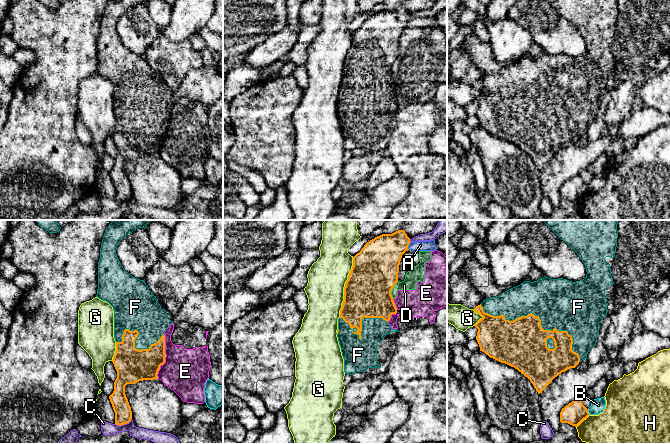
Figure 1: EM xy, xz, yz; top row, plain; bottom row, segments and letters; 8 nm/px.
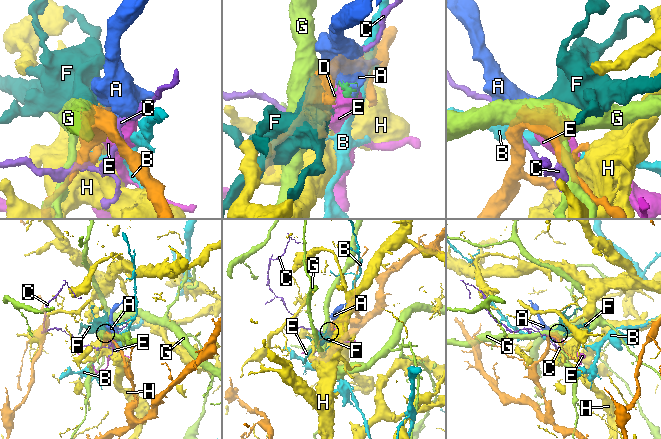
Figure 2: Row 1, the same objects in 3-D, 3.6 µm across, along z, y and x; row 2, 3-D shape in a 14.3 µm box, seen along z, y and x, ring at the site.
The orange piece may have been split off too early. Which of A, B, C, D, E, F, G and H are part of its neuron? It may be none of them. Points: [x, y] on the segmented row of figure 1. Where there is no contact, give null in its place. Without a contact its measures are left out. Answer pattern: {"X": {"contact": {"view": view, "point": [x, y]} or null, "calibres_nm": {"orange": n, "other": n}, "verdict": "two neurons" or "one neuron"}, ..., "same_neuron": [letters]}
{"A": {"contact": {"view": "xz", "point": [408, 245]}, "calibres_nm": {"orange": 320, "other": 80}, "verdict": "two neurons"}, "B": {"contact": {"view": "yz", "point": [588, 412]}, "calibres_nm": {"orange": 180, "other": 110}, "verdict": "two neurons"}, "C": {"contact": {"view": "xy", "point": [123, 424]}, "calibres_nm": {"orange": 140, "other": 100}, "verdict": "two neurons"}, "D": {"contact": {"view": "xz", "point": [392, 288]}, "calibres_nm": {"orange": 380, "other": 130}, "verdict": "two neurons"}, "E": {"contact": {"view": "xy", "point": [165, 356]}, "calibres_nm": {"orange": 260, "other": 360}, "verdict": "two neurons"}, "F": {"contact": {"view": "yz", "point": [539, 319]}, "calibres_nm": {"orange": 400, "other": 400}, "verdict": "one neuron"}, "G": {"contact": {"view": "xz", "point": [344, 287]}, "calibres_nm": {"orange": 380, "other": 300}, "verdict": "two neurons"}, "H": {"contact": {"view": "yz", "point": [582, 420]}, "calibres_nm": {"orange": 180, "other": 360}, "verdict": "two neurons"}, "same_neuron": ["F"]}

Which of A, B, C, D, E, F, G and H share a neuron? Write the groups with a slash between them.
A D E / B / C / F / G / H

